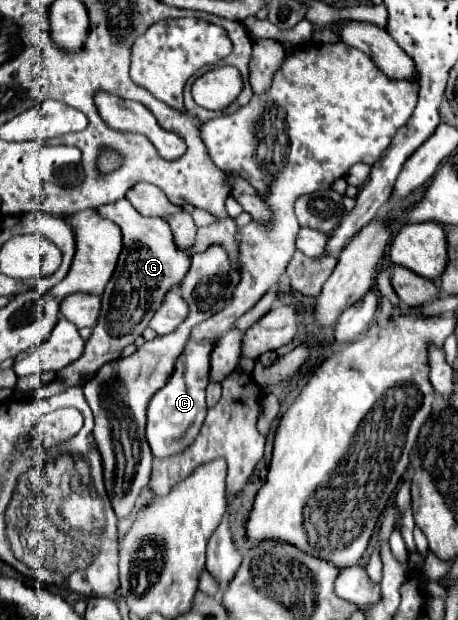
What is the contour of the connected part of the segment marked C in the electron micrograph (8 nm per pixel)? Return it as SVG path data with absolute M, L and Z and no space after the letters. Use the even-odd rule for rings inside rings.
M188 341L186 349L180 353L174 371L168 379L168 383L152 397L148 405L148 427L146 437L152 449L152 455L158 459L170 457L174 453L180 453L194 441L194 435L188 435L188 429L200 429L204 417L206 417L206 385L208 385L208 373L210 373L210 349L214 347L214 341L202 341L194 343Z

